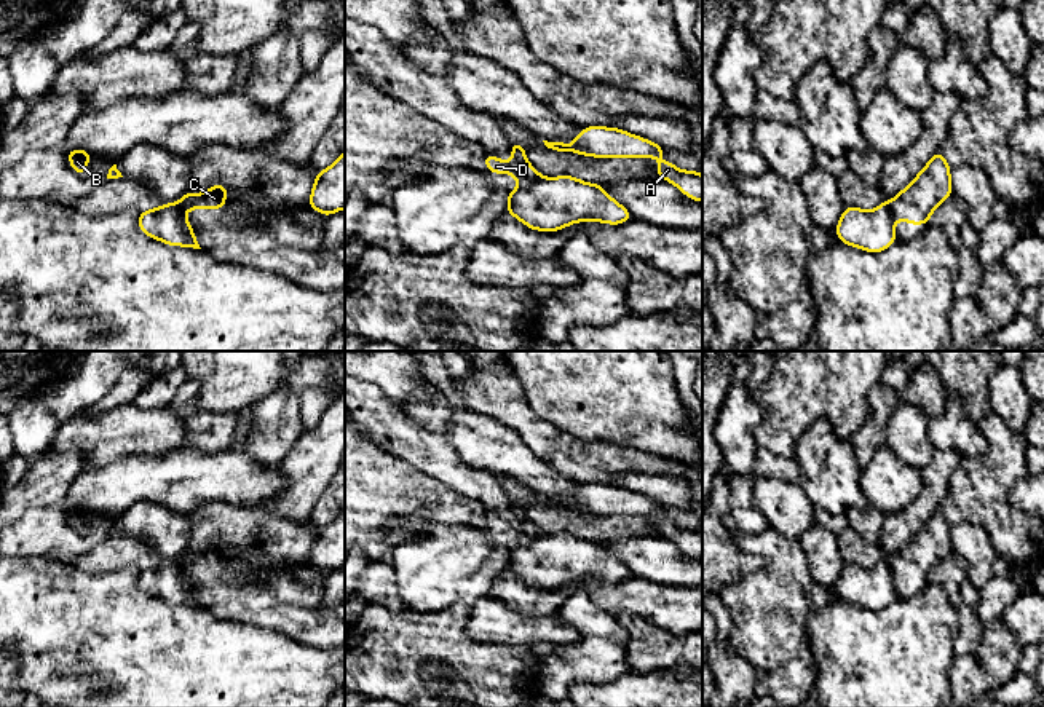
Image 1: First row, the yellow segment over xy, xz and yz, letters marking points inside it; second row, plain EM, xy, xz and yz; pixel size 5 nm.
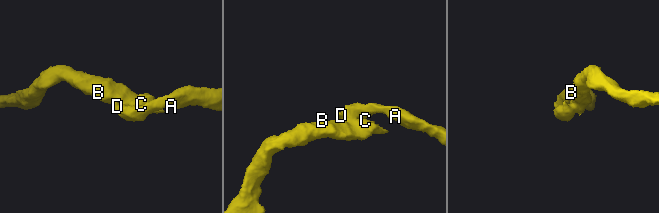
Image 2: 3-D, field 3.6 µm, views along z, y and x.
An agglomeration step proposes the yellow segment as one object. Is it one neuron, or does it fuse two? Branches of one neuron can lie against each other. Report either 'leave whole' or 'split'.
split

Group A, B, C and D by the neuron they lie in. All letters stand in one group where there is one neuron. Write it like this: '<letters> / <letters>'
A D / B C

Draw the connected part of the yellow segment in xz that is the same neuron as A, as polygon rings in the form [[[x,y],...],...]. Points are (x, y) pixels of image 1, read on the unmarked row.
[[[659,519],[654,528],[669,541],[674,541],[685,554],[702,560],[702,533],[699,528],[680,528],[670,519]]]

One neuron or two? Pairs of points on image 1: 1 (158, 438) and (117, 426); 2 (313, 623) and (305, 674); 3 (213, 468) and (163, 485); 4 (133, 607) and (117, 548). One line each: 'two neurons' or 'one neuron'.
1: one neuron
2: two neurons
3: one neuron
4: two neurons

